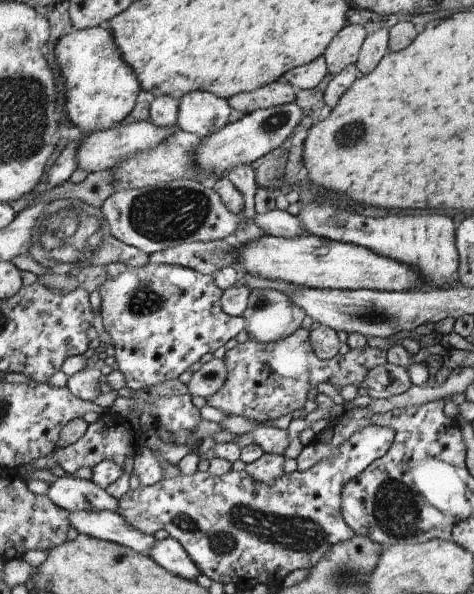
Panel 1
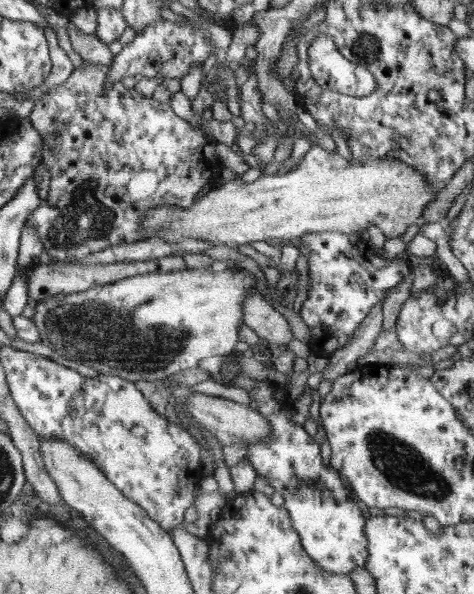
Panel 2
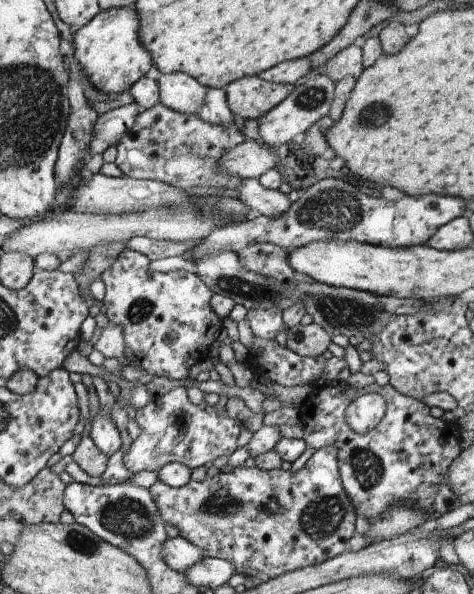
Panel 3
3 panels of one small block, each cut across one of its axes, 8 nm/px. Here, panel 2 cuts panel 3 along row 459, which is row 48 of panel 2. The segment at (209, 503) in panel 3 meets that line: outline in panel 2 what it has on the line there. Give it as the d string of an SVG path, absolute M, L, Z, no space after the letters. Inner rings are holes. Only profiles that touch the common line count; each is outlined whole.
M317 34L306 51L306 59L313 82L321 89L337 91L349 97L362 98L377 88L373 73L365 65L357 65L340 53L333 40L333 35Z

